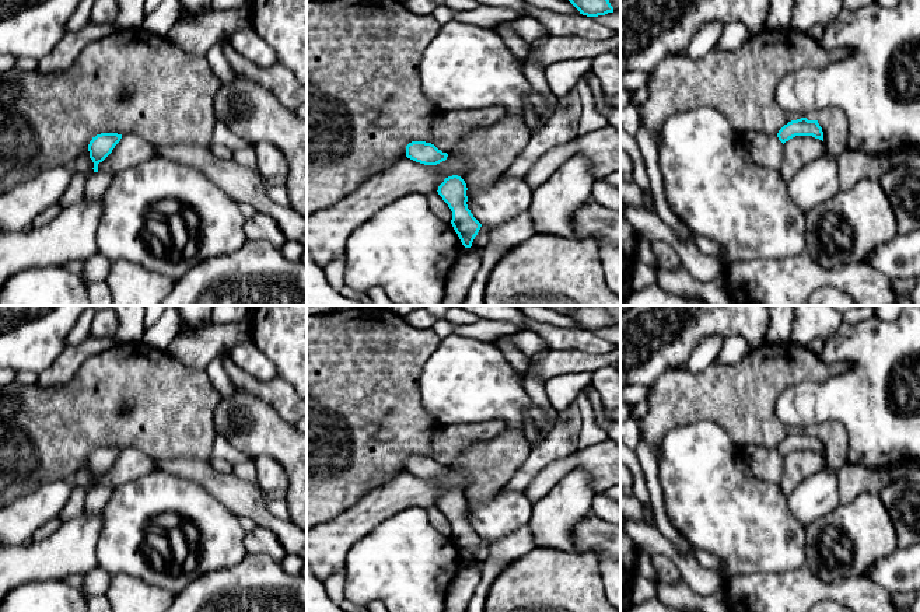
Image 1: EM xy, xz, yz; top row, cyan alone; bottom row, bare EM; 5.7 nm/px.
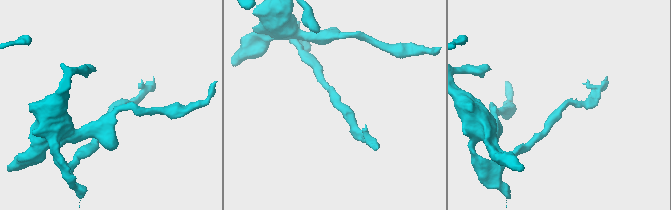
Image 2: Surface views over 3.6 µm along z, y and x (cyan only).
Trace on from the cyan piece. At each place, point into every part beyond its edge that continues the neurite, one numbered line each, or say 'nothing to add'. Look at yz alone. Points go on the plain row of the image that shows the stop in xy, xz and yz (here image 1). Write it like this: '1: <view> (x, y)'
nothing to add

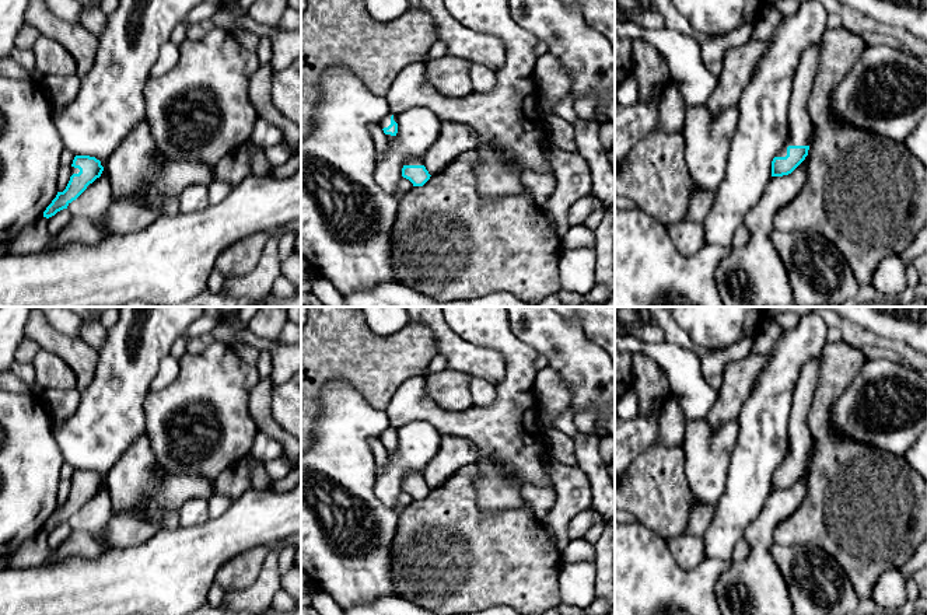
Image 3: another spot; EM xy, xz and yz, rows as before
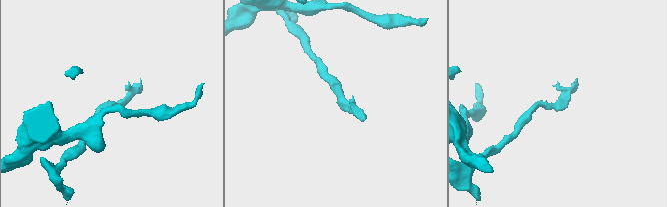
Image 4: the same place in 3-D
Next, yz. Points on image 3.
1: yz (800, 436)

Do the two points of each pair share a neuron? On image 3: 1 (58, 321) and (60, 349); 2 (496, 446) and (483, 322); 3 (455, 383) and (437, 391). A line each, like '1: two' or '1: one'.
1: two
2: one
3: one

